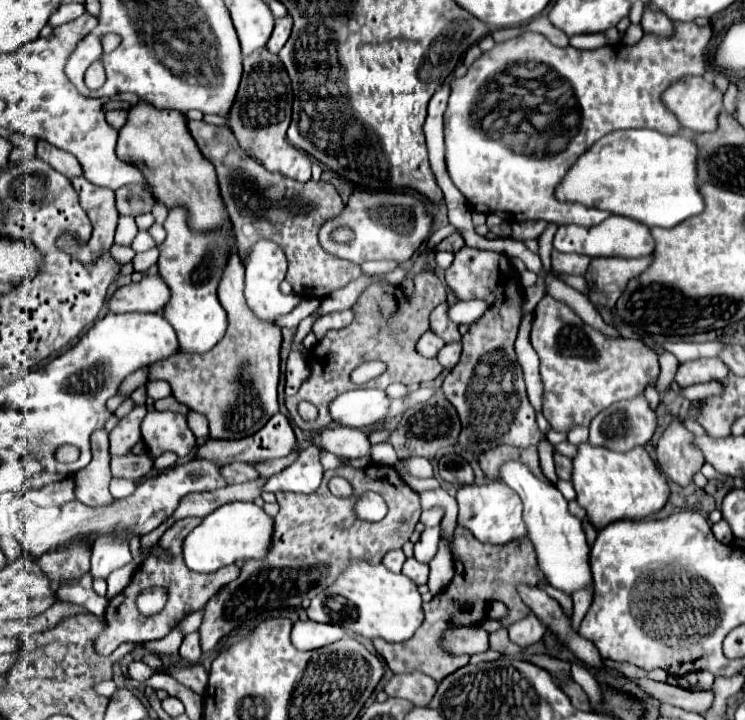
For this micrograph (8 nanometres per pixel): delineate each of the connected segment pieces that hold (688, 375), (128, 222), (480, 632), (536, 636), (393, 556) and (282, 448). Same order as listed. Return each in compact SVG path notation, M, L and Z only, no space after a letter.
M697 358L679 364L675 382L679 386L691 386L699 382L711 382L711 380L723 380L727 376L727 366L719 358Z
M121 216L119 218L119 226L117 226L117 234L115 234L115 244L119 244L119 246L131 246L131 242L133 242L135 236L137 236L135 218L133 216Z
M481 626L449 630L443 638L443 646L447 646L453 654L477 654L489 650L489 634Z
M531 612L525 618L521 618L509 626L509 638L519 646L531 646L541 640L545 630L547 630L547 626Z
M391 550L391 552L387 552L385 558L383 558L383 564L385 564L391 572L395 572L395 574L401 572L403 562L405 562L405 554L403 554L403 550Z
M279 412L275 414L257 434L241 438L241 440L213 440L209 438L199 450L197 456L199 458L207 458L219 466L231 464L231 462L247 462L247 464L257 464L257 462L265 462L265 460L273 460L273 458L283 458L293 454L297 448L297 440L293 434L293 428L289 424L289 420Z

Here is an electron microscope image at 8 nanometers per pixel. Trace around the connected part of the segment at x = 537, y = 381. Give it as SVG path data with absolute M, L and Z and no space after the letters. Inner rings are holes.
M531 314L522 318L519 336L515 342L515 354L517 354L517 362L523 370L529 402L539 410L541 408L541 378L539 378L539 358L529 342L529 330L531 330L532 323L533 316Z

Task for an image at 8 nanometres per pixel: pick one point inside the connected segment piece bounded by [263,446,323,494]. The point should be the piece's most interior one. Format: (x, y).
(303, 476)

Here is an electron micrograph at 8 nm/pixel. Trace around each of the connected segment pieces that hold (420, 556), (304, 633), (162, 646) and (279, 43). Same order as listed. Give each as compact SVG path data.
M425 528L419 542L415 544L415 558L423 564L429 564L437 554L437 542L439 542L441 530L439 528Z
M299 620L293 624L291 642L297 650L315 650L333 644L345 636L345 630L335 624L319 624L313 620Z
M175 626L175 628L171 630L171 634L167 634L163 640L147 642L147 644L143 644L143 646L149 648L149 650L153 650L153 652L157 652L157 654L175 654L175 652L179 650L181 642L183 642L183 632L181 632L179 626Z
M289 16L275 20L275 30L273 30L273 34L271 34L269 42L267 42L267 50L271 50L273 54L277 54L285 46L285 42L289 40L291 26L293 26L293 20Z

